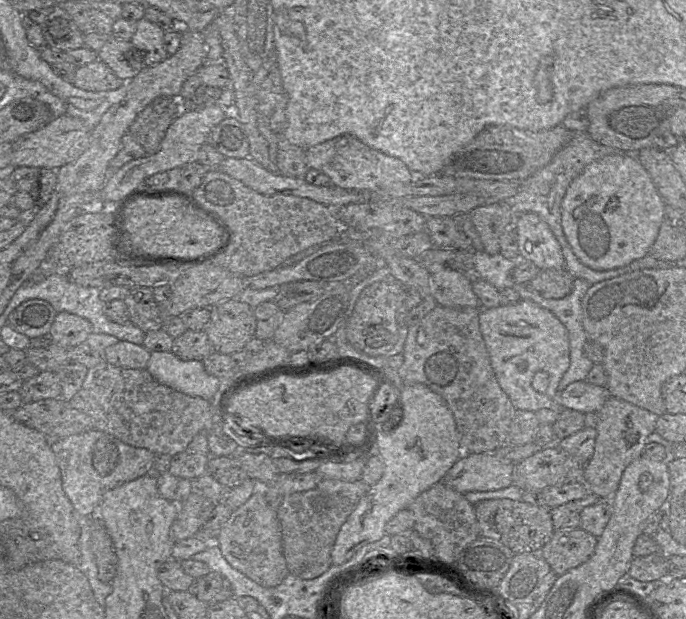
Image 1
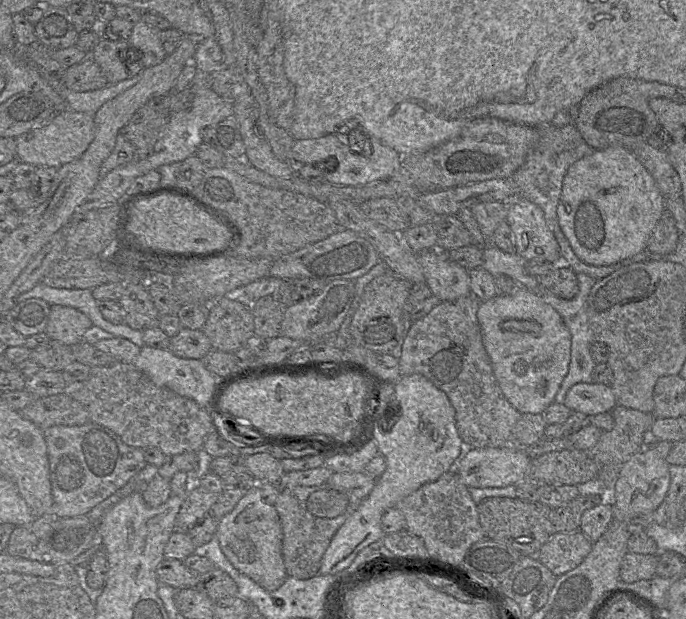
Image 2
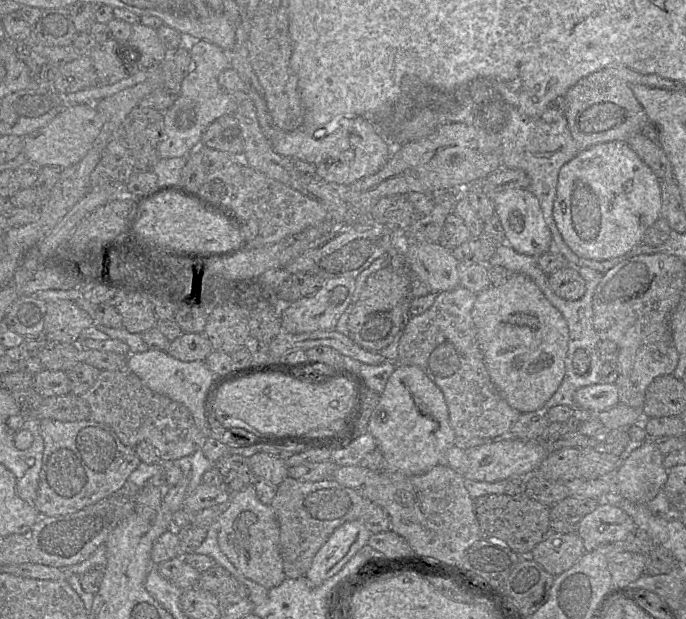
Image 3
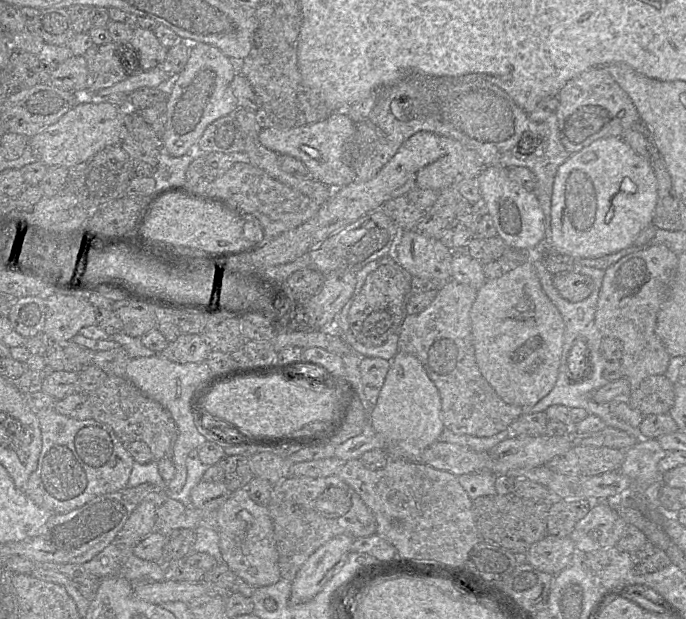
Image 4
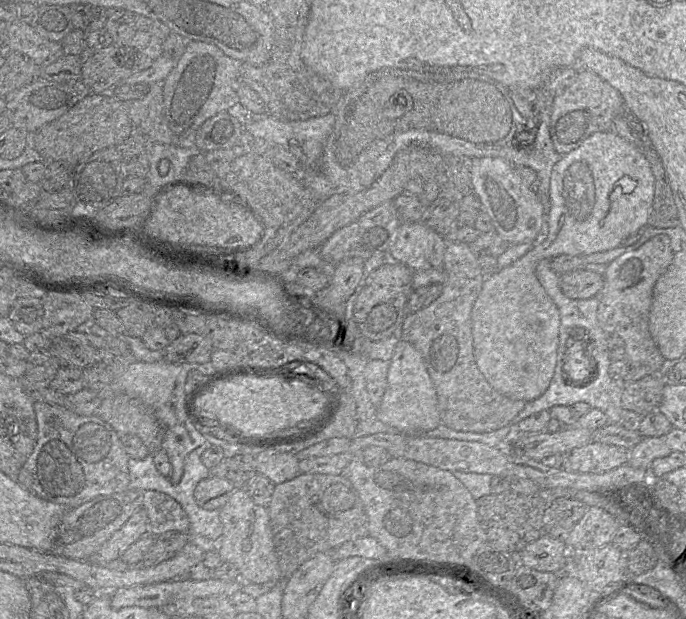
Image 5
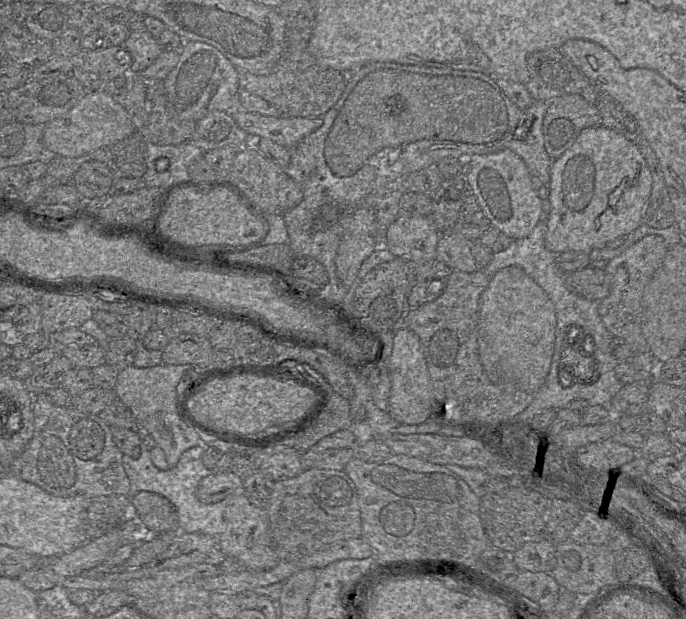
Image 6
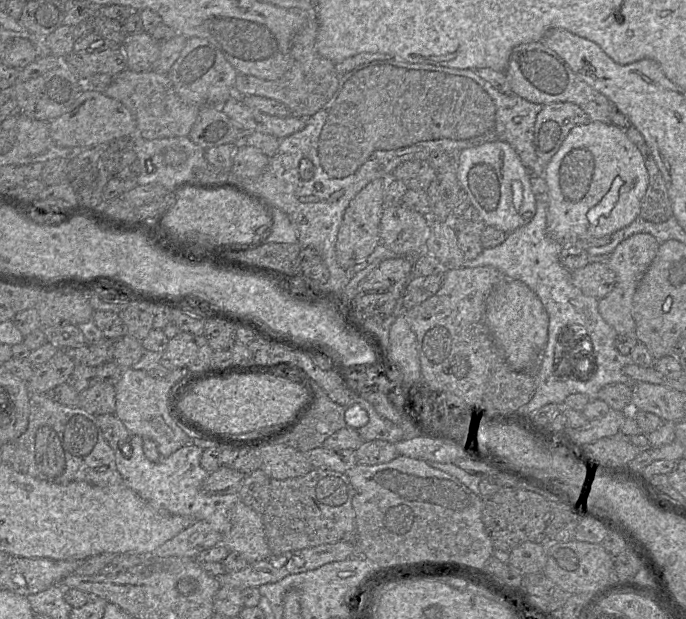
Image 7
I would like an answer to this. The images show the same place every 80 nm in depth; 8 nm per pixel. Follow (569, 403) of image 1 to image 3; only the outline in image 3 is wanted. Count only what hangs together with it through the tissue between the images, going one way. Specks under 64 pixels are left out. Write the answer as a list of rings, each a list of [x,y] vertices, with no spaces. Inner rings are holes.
[[[603,382],[579,388],[574,401],[577,407],[592,413],[600,413],[620,403],[617,385]]]

